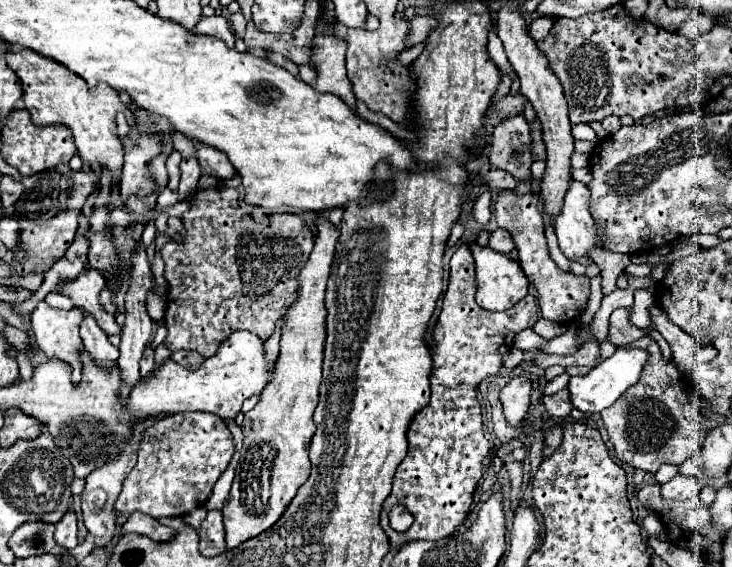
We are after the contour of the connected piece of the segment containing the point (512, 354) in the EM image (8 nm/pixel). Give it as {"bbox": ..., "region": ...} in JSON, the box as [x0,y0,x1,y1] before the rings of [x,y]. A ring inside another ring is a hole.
{"bbox":[502,348,524,370],"region":[[[512,348],[512,350],[504,356],[504,360],[502,360],[502,362],[504,362],[504,366],[506,366],[506,368],[510,368],[510,370],[512,370],[512,368],[516,368],[516,366],[522,362],[522,356],[524,356],[524,352],[522,352],[520,348]]]}

